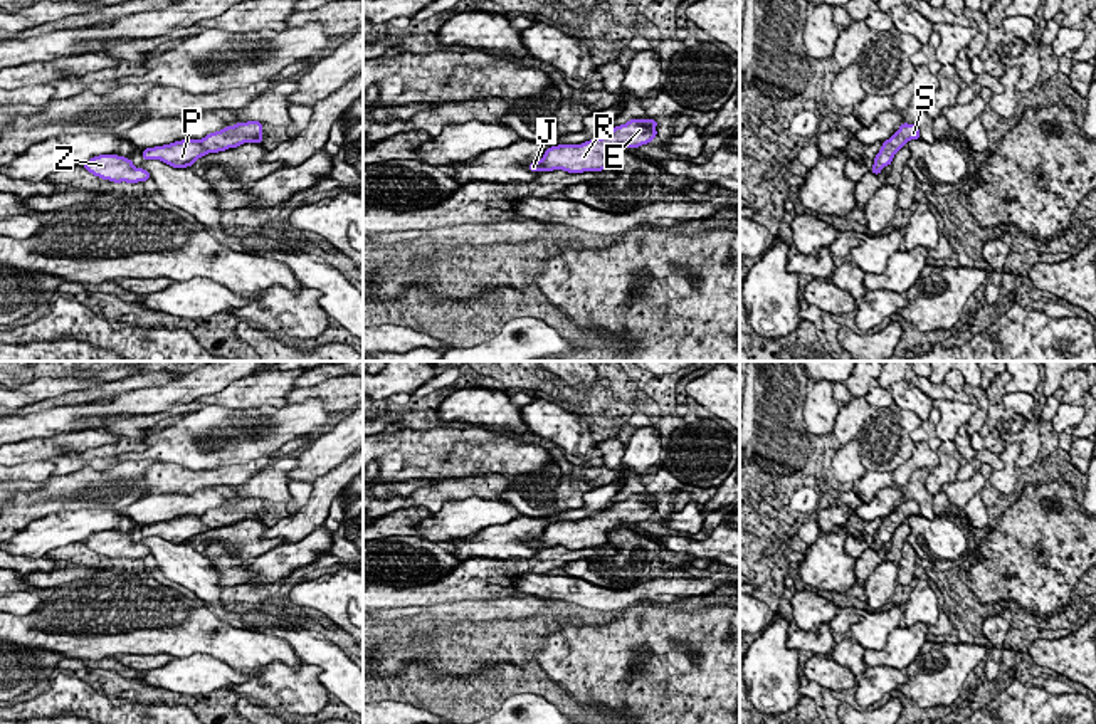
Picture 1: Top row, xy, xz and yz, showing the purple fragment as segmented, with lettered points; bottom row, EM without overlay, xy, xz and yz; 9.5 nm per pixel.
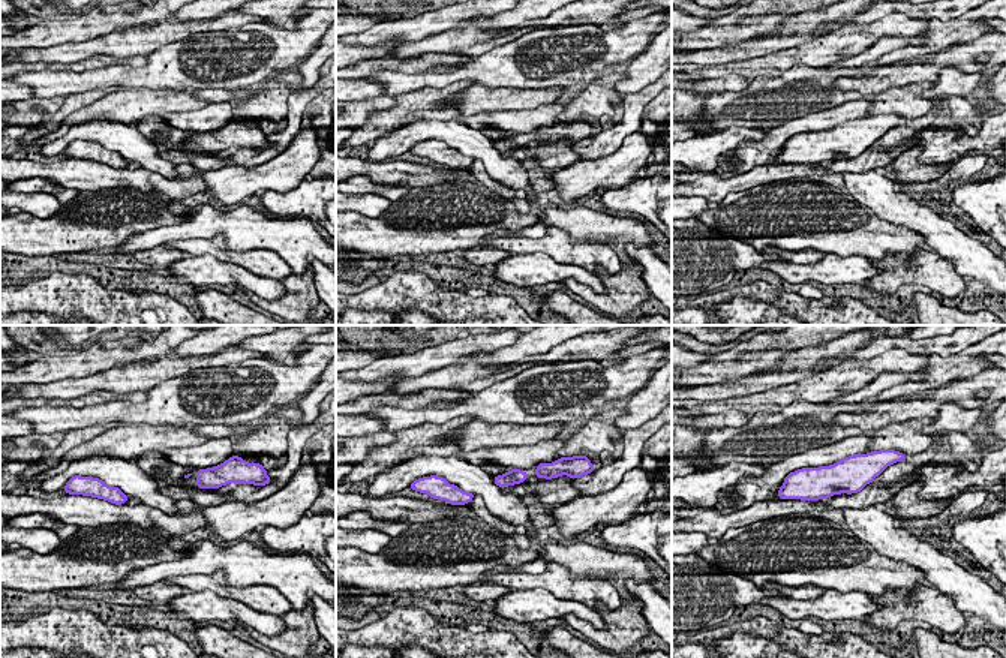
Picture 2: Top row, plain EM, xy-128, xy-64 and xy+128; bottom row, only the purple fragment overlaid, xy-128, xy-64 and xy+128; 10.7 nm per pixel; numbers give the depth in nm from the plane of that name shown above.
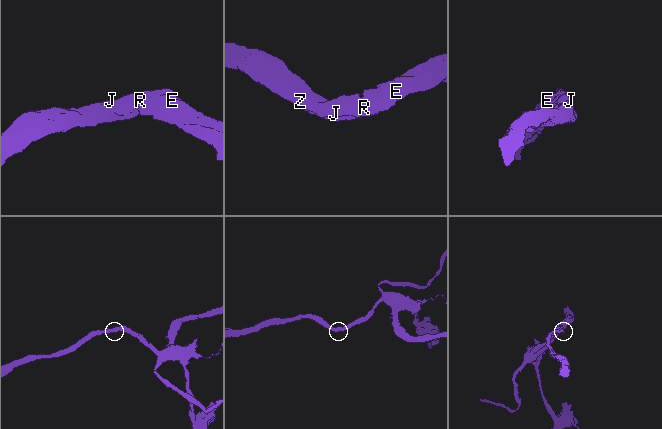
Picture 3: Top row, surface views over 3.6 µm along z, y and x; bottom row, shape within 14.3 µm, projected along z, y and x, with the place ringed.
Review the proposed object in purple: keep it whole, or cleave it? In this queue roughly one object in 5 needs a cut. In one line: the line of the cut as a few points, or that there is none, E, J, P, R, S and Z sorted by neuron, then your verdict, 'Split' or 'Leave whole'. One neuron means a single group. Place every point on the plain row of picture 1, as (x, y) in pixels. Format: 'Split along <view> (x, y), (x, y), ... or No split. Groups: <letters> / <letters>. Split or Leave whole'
No split. Groups: E J P R S Z. Leave whole

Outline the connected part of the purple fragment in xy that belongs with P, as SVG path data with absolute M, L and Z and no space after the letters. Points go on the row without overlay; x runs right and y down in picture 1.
M259 497L237 499L222 507L208 509L203 516L182 516L163 522L145 524L143 536L160 536L173 544L187 544L208 529L237 524L242 519L262 519Z

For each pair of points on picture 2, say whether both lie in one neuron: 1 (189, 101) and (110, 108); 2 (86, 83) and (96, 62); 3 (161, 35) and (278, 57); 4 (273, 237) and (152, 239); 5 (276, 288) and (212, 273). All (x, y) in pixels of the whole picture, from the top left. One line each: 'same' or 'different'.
1: same
2: different
3: different
4: same
5: same

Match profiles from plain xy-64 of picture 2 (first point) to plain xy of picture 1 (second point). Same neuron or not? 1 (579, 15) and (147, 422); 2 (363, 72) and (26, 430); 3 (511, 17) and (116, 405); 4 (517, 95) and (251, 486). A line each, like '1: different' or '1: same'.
1: same
2: different
3: same
4: different

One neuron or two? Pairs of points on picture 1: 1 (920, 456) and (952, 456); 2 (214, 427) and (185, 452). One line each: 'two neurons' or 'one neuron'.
1: two neurons
2: one neuron

